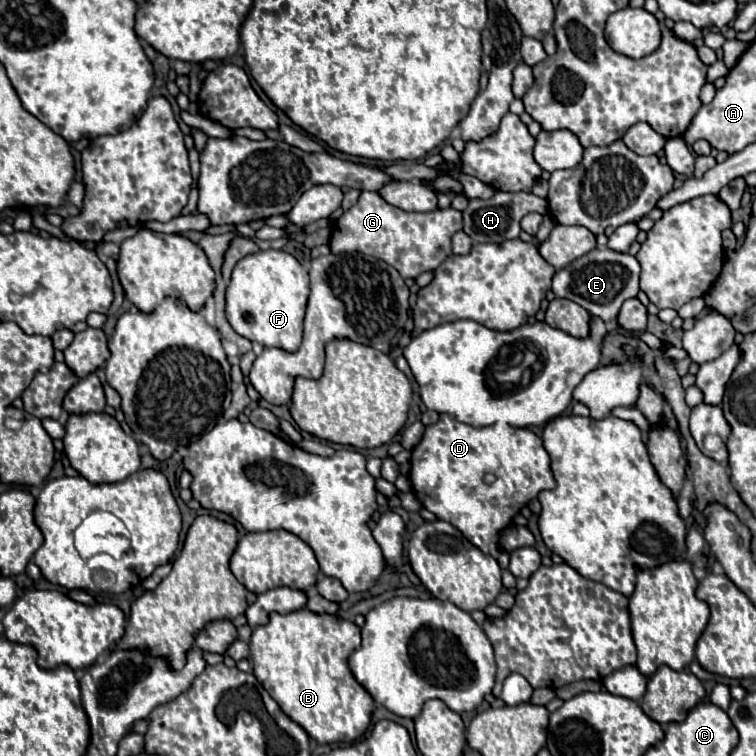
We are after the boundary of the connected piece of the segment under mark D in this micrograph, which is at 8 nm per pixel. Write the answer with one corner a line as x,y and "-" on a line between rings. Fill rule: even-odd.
441,417
439,423
429,425
429,427
425,429
423,439
421,439
421,443
415,447
413,457
411,457
411,473
409,473
409,479
413,481
415,495
423,501
423,505
425,505
429,511
433,511
439,519
443,519
443,521
455,525
473,545
477,545
481,551
485,551
485,553
489,553
489,555
493,555
493,557
499,555
499,537
501,537
501,531
503,531
507,525
513,523
513,517
527,505
527,501
533,499
533,497
537,497
539,491
543,491
543,489
553,489
553,487
555,487
555,479
553,479
553,473
551,473
551,459
549,459
547,451
543,449
541,439
539,439
533,431
529,431
529,429
517,429
517,427
509,427
509,425
491,425
491,427
481,427
481,429
477,429
477,427
471,427
471,425
463,425
463,423
455,421
453,417
-
487,473
491,473
491,475
495,477
493,483
485,483
485,481
483,481

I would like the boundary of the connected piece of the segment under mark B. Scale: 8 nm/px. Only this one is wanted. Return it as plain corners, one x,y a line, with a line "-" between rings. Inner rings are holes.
299,609
293,613
271,613
267,625
259,625
253,629
249,651
253,661
253,673
257,681
265,687
265,691
279,703
281,711
299,723
311,739
319,745
327,743
351,743
363,737
371,723
371,713
375,703
371,695
355,681
347,667
349,655
359,649
361,637
359,627
353,621
339,619
335,615
317,615
307,609

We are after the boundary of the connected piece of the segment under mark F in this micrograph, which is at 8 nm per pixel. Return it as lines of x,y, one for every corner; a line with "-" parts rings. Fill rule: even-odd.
259,251
255,255
243,257
235,269
231,283
227,287
227,321
231,327
245,339
257,341
263,347
279,347
285,351
297,351
301,345
303,335
303,319
305,319
305,307
309,299
309,275
303,269
303,265
285,251

